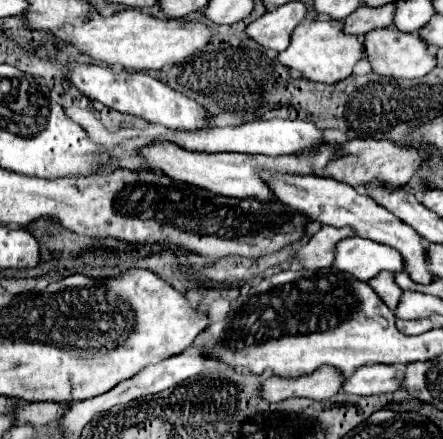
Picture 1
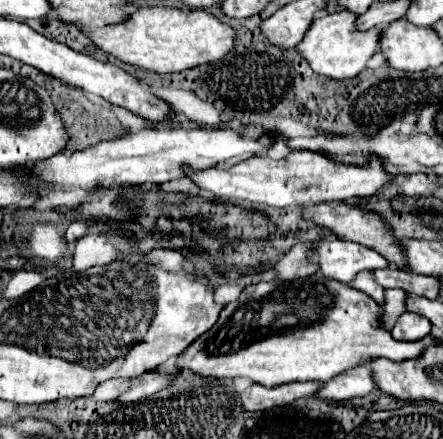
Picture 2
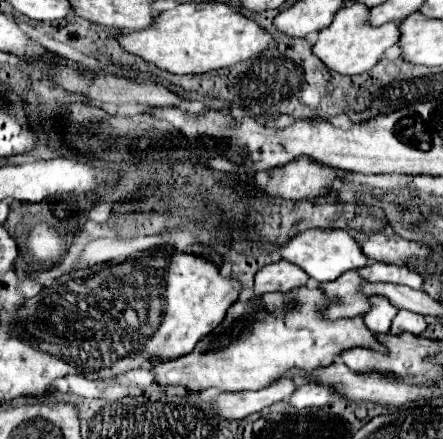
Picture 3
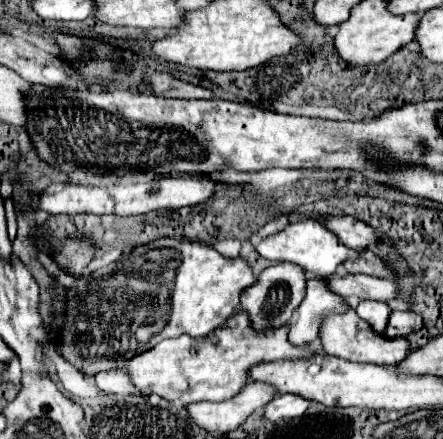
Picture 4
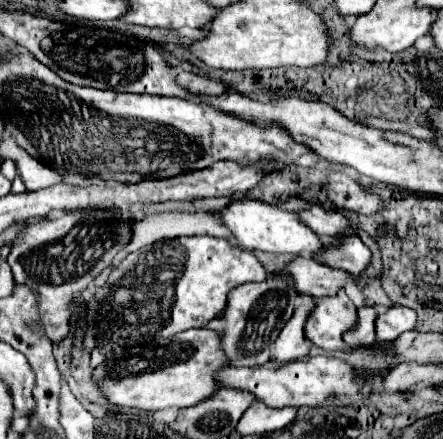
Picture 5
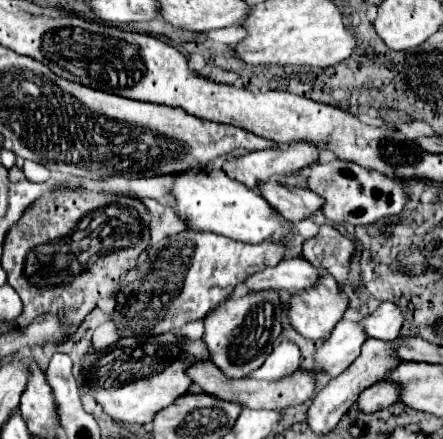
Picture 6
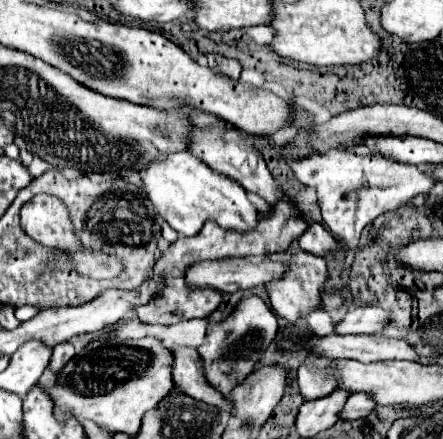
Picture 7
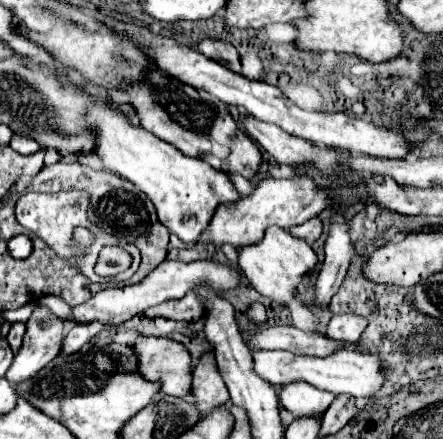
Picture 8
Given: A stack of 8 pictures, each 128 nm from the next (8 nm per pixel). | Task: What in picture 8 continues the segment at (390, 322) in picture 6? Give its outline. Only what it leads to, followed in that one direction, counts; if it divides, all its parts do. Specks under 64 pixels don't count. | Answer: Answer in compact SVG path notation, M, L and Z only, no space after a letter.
M342 314L342 316L332 316L324 336L344 346L344 344L354 344L362 332L364 332L364 318Z

